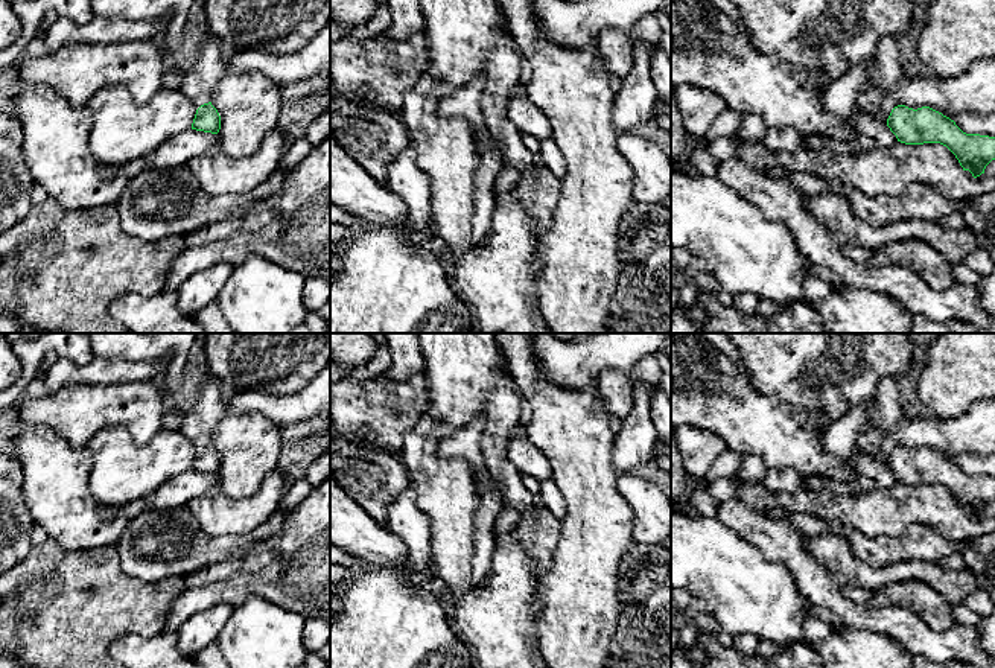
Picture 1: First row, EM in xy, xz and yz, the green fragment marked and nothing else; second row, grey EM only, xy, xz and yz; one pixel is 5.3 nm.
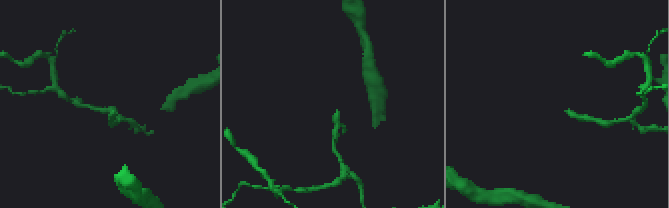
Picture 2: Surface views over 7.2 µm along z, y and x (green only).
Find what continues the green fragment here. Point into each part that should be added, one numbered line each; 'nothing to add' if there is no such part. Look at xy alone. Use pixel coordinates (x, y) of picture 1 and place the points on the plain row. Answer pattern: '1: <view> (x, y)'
1: xy (198, 425)

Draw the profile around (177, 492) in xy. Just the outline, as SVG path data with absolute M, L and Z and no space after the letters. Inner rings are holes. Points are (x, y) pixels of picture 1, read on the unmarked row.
M189 470L167 481L145 498L148 508L186 507L190 499L219 484L219 475Z

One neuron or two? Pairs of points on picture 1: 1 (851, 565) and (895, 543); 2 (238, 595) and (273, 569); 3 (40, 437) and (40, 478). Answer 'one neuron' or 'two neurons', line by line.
1: two neurons
2: one neuron
3: one neuron

